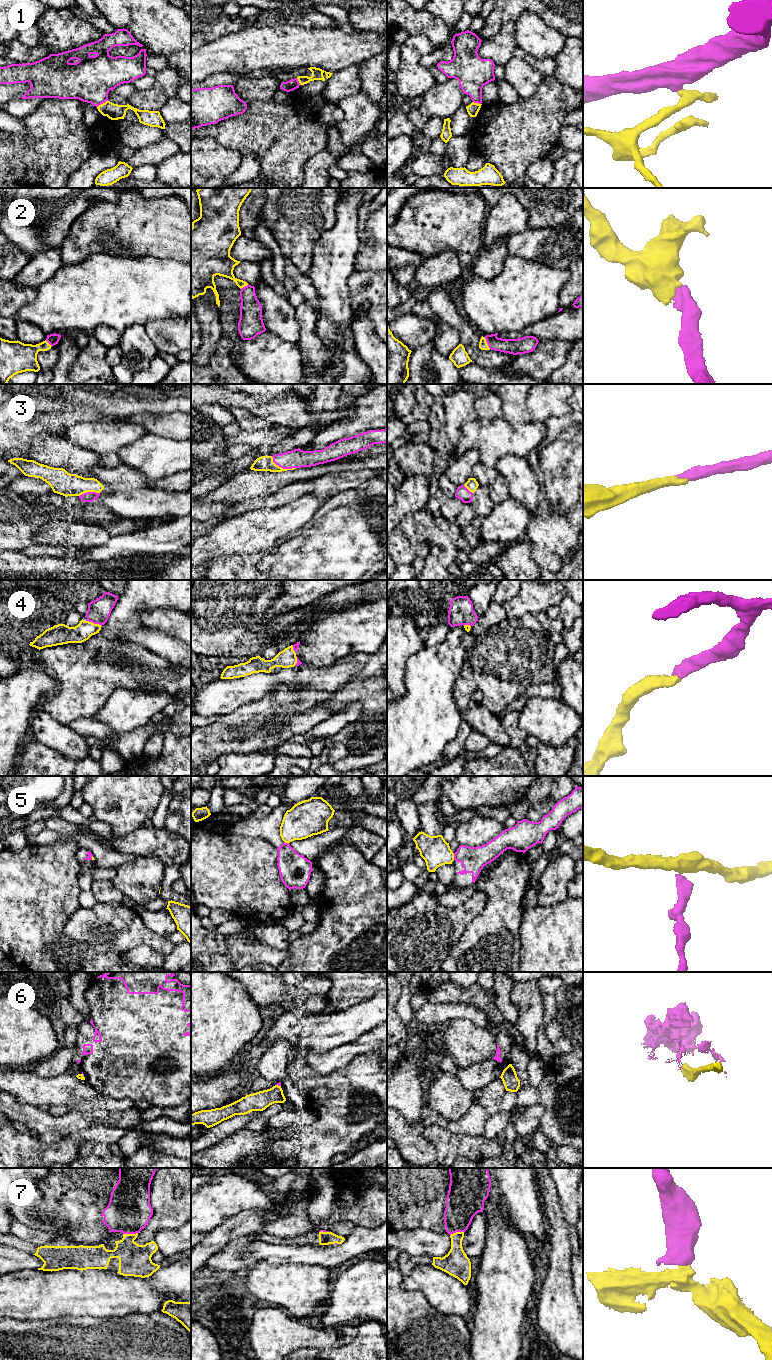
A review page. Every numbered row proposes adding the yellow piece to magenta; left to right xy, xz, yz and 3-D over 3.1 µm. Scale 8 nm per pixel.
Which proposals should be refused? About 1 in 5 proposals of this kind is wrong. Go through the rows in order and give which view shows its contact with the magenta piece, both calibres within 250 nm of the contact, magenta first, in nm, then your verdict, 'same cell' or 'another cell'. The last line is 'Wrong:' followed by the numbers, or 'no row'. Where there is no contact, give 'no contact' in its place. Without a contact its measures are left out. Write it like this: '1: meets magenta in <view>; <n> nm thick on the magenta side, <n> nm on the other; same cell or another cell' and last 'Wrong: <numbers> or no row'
1: meets magenta in xy; 360 nm thick on the magenta side, 130 nm on the other; another cell
2: meets magenta in yz; 130 nm thick on the magenta side, 70 nm on the other; same cell
3: meets magenta in xz; 160 nm thick on the magenta side, 130 nm on the other; same cell
4: meets magenta in xy; 190 nm thick on the magenta side, 150 nm on the other; same cell
5: meets magenta in yz; 200 nm thick on the magenta side, 220 nm on the other; another cell
6: meets magenta in xz; 30 nm thick on the magenta side, 160 nm on the other; another cell
7: meets magenta in xy; 360 nm thick on the magenta side, 260 nm on the other; same cell
Wrong: 1, 5, 6

